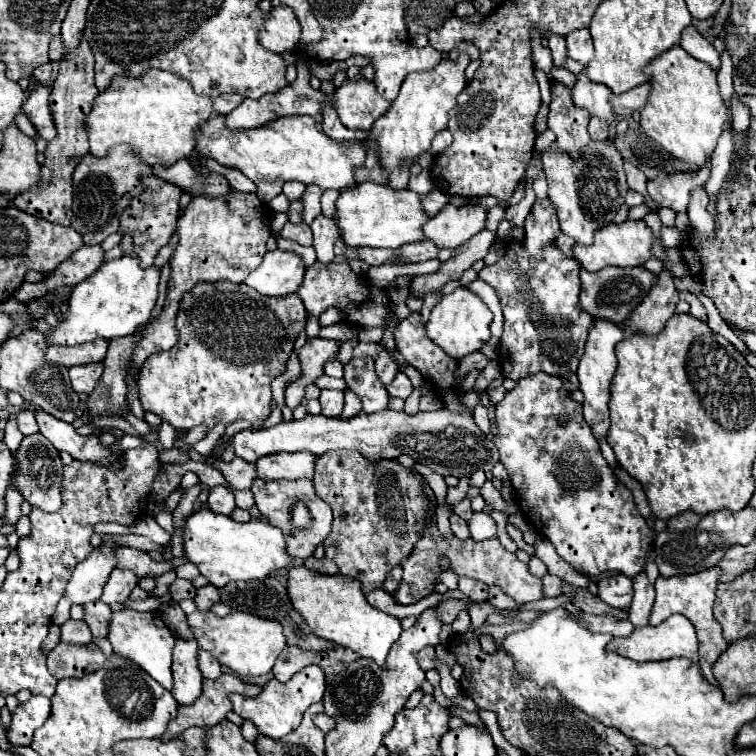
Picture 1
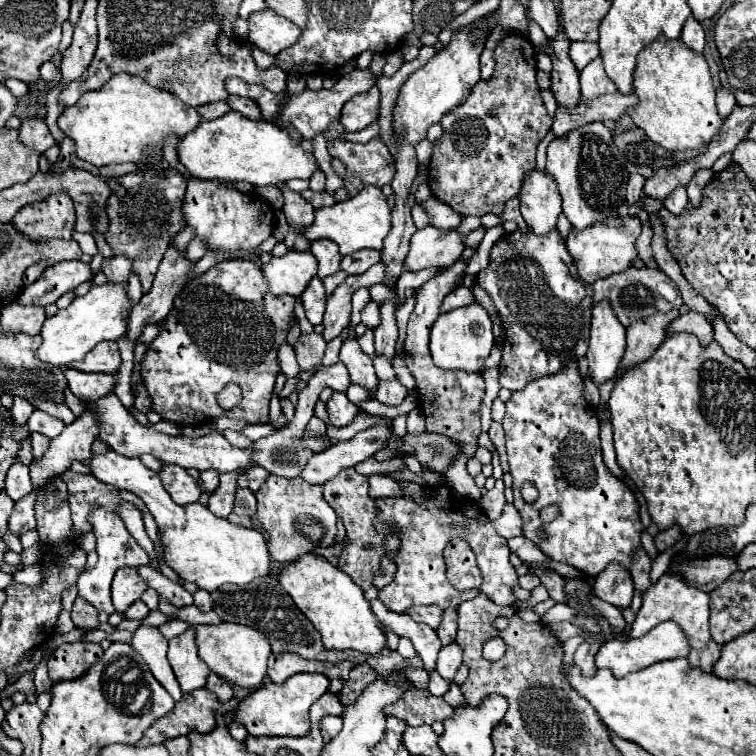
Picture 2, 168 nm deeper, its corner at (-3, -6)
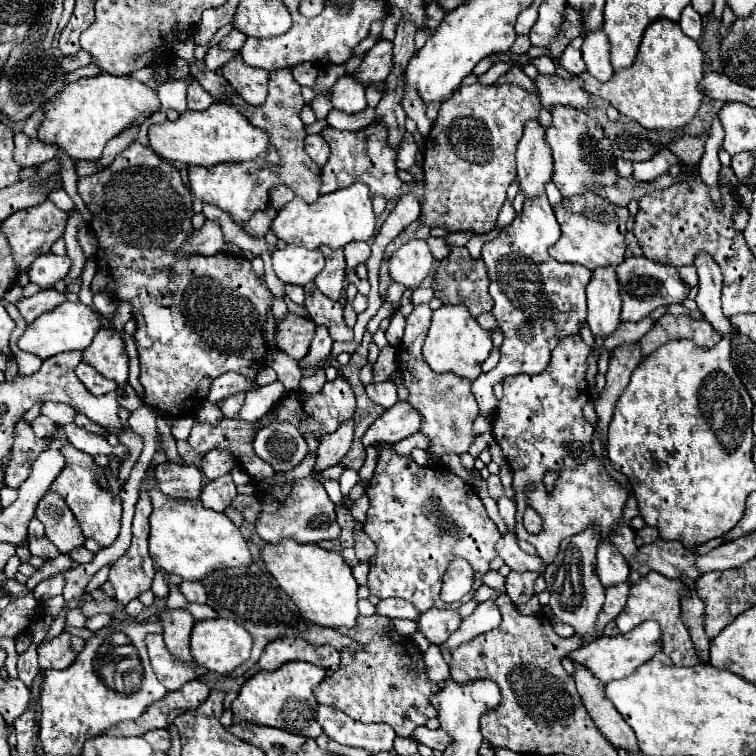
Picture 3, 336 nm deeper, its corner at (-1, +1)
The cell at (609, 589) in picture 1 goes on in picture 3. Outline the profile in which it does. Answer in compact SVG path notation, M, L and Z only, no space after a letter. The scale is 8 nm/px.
M598 545L596 573L600 577L600 583L608 589L612 585L620 585L620 583L628 581L630 567L624 561L624 557L620 557L620 553L616 553L614 545Z

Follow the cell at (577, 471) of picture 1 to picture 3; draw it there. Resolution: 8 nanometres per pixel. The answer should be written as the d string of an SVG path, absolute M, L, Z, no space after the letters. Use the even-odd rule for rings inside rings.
M580 335L566 337L552 351L552 361L550 361L550 365L544 373L506 377L502 381L504 397L498 403L498 411L496 411L494 423L492 423L492 435L498 441L498 445L502 447L502 453L506 455L508 465L514 473L512 487L514 487L516 505L518 505L516 535L520 539L532 543L546 565L556 557L562 539L578 535L588 527L598 527L600 529L600 541L602 543L612 543L614 525L622 523L622 511L624 511L624 505L626 505L626 499L628 499L628 491L606 473L602 461L594 455L594 451L592 451L594 425L590 425L588 419L582 413L584 405L588 403L588 383L586 383L584 375L586 375L586 359L588 359L590 353L592 353L592 347L588 347L580 339ZM548 471L558 471L560 473L558 483L554 485L552 493L548 493L546 487L544 487L544 475ZM528 483L532 483L534 489L526 495L524 487ZM526 505L532 505L544 521L544 529L538 535L530 535L522 525L522 515L524 515Z

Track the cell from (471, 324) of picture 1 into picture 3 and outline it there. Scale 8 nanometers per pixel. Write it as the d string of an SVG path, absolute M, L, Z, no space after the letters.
M442 305L440 309L434 311L422 353L426 363L436 373L452 371L460 377L468 377L470 381L474 381L480 375L480 365L490 355L490 351L492 351L490 333L478 325L478 321L470 315L466 305Z

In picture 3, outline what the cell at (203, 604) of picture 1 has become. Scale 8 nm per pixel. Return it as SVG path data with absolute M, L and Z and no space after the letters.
M182 581L180 583L180 591L184 593L184 597L188 601L194 603L206 603L206 589L200 581Z

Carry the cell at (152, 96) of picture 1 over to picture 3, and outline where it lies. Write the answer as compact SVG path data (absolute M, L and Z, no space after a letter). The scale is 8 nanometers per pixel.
M100 73L96 77L84 77L68 83L64 93L58 93L58 97L46 105L38 139L62 147L74 161L98 161L102 157L104 145L112 137L132 127L142 115L152 115L156 111L160 111L160 99L152 87L132 77Z

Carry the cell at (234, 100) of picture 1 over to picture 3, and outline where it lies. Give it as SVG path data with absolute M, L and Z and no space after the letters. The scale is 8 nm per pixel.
M196 81L188 85L188 109L190 111L204 111L214 103L214 97L204 91Z

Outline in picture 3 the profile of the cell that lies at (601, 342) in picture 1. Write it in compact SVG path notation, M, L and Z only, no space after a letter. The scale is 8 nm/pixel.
M596 269L586 287L586 322L594 337L606 339L620 325L620 293L614 269Z

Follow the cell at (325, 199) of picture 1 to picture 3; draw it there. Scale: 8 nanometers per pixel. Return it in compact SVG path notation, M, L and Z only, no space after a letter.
M318 97L314 103L312 103L312 111L314 111L317 120L326 119L328 111L332 109L332 103L326 101L326 97Z

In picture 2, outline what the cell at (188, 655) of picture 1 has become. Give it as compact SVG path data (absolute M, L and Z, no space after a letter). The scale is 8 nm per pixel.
M188 626L184 634L168 642L168 662L172 664L172 670L184 692L206 686L206 676L210 674L210 668L198 658L194 644L194 626Z

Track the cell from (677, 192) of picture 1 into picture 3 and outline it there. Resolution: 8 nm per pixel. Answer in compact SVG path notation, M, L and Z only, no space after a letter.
M662 149L656 157L642 161L642 163L634 163L634 179L636 181L654 181L654 179L666 175L668 169L676 163L680 163L678 157L672 151Z

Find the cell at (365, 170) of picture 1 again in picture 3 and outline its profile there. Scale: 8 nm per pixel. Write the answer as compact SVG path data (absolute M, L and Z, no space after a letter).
M378 121L360 129L360 131L338 131L332 127L326 127L320 133L326 143L330 145L330 157L328 163L322 167L322 187L320 187L320 195L330 193L330 191L338 191L344 187L350 187L356 181L362 181L370 187L372 197L374 195L382 195L386 199L392 197L402 197L406 193L416 195L416 199L420 203L424 203L424 183L414 181L414 183L404 183L398 179L396 175L396 153L392 153L390 145L388 145L388 137L386 137L386 129L384 125L380 125Z

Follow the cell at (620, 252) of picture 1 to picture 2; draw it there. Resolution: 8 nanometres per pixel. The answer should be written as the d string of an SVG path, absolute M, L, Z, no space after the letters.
M616 216L610 220L602 220L602 224L592 224L590 228L584 230L572 228L566 238L566 248L574 260L580 280L584 280L586 284L594 284L596 280L602 280L610 274L624 272L626 268L630 268L630 260L638 256L634 242L640 234L640 228L642 224L636 216L624 216L624 218Z

